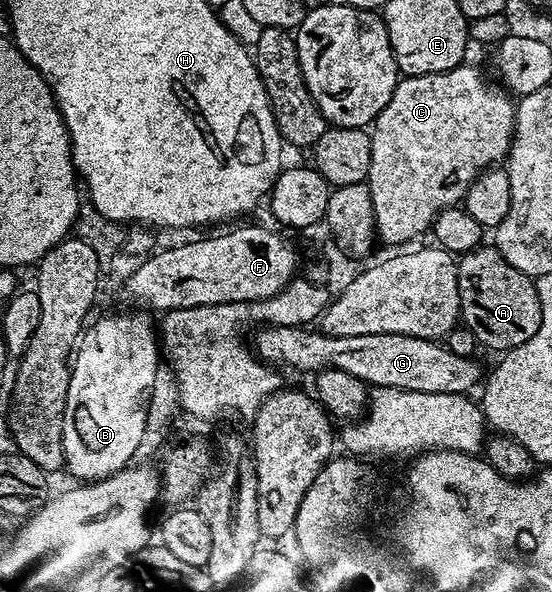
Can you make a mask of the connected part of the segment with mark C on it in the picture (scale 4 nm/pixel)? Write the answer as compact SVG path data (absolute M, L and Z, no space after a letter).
M460 64L454 66L451 70L437 72L436 74L413 74L400 77L399 83L395 86L393 96L389 104L376 116L373 129L370 131L371 147L373 148L373 160L369 164L366 184L373 200L373 216L375 217L375 233L378 241L388 242L391 248L399 248L402 242L411 242L414 238L419 238L423 233L430 231L435 224L435 218L443 210L449 210L458 207L466 199L469 188L484 170L502 163L509 151L511 151L511 140L515 134L515 108L516 103L512 95L500 85L487 82L487 78L475 66Z

